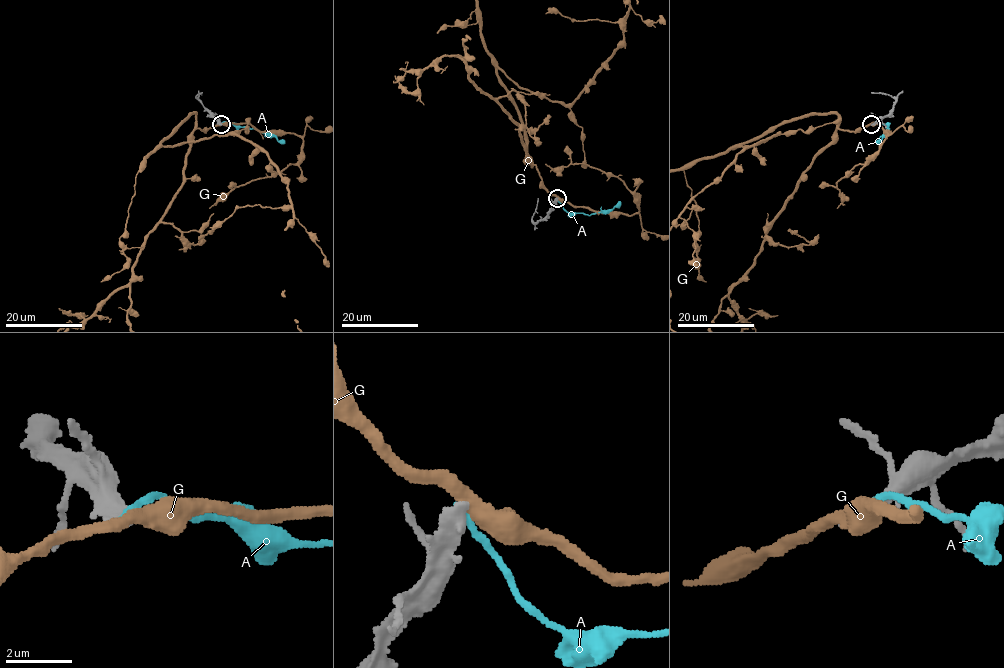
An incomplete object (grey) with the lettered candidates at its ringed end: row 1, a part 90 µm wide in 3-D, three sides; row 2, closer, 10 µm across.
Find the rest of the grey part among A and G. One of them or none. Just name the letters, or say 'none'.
none

